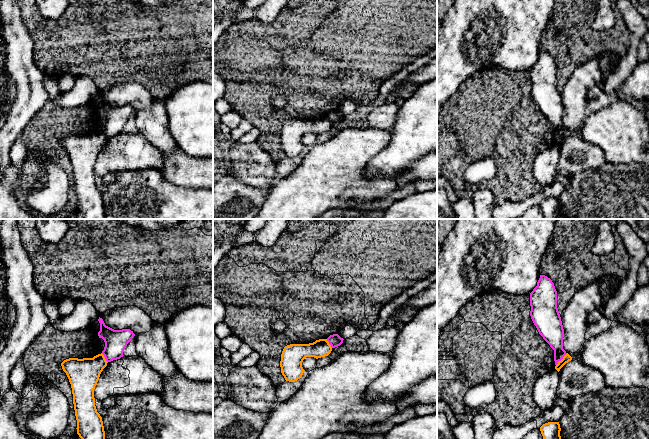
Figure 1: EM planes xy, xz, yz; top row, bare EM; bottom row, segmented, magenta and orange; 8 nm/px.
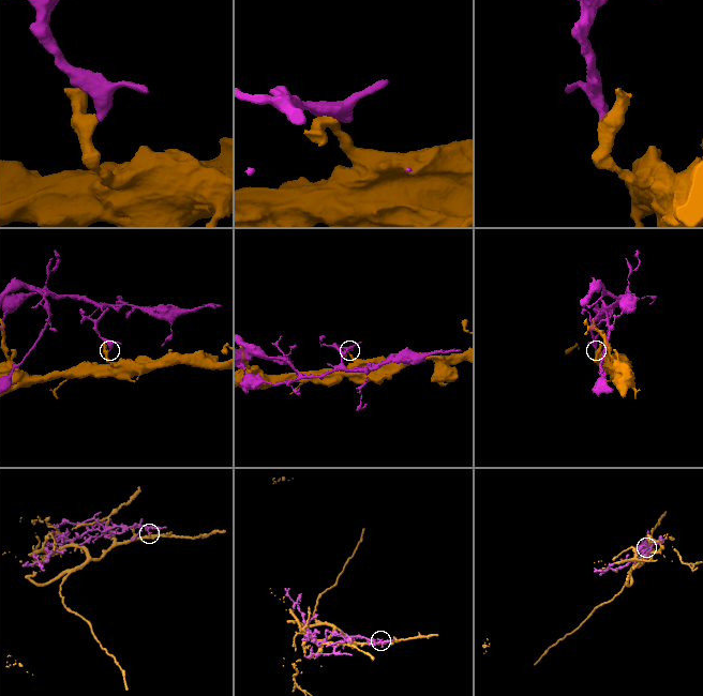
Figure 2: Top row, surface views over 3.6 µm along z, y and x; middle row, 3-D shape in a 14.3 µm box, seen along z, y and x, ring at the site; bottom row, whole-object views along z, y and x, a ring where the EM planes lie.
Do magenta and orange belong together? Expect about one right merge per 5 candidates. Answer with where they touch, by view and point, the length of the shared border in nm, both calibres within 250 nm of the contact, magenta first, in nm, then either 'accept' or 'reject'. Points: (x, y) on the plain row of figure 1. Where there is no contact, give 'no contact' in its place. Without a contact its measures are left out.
meets magenta in yz at (561, 135); contact 140 nm long; 180 nm thick on the magenta side, 60 nm on the other; reject

